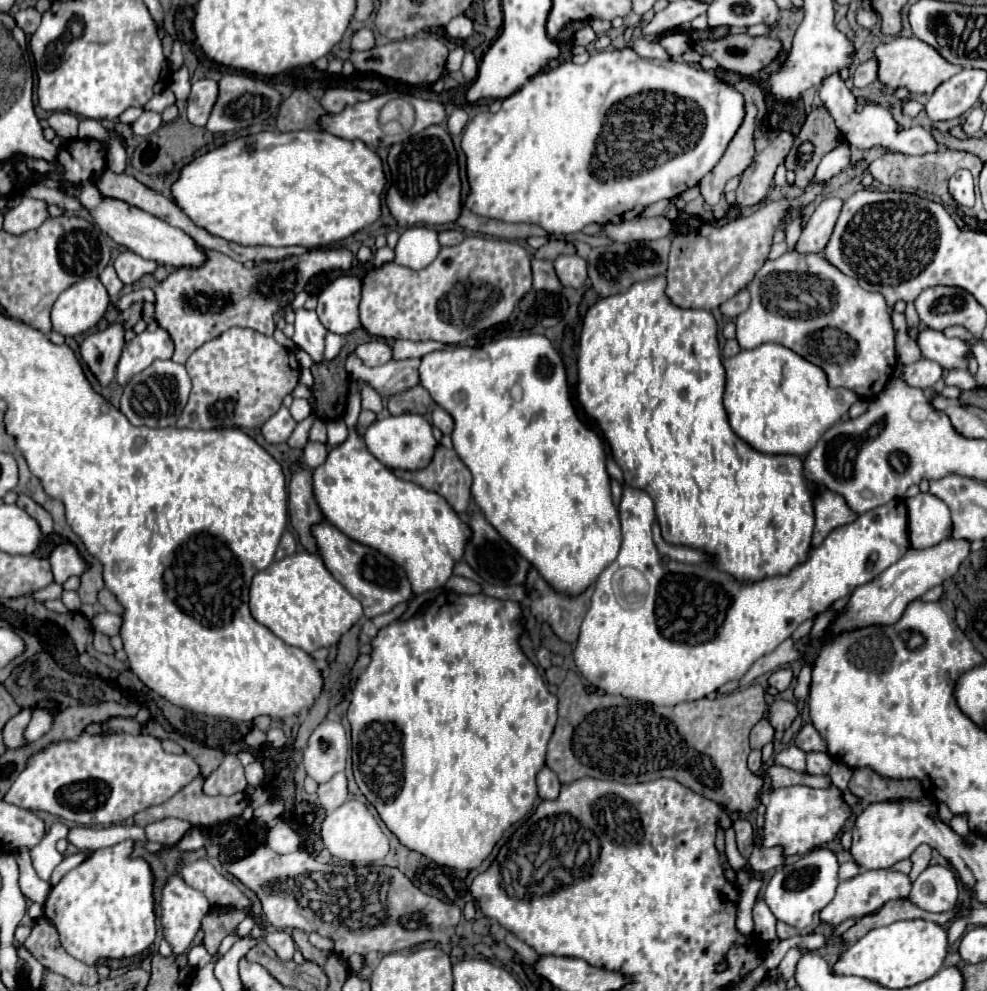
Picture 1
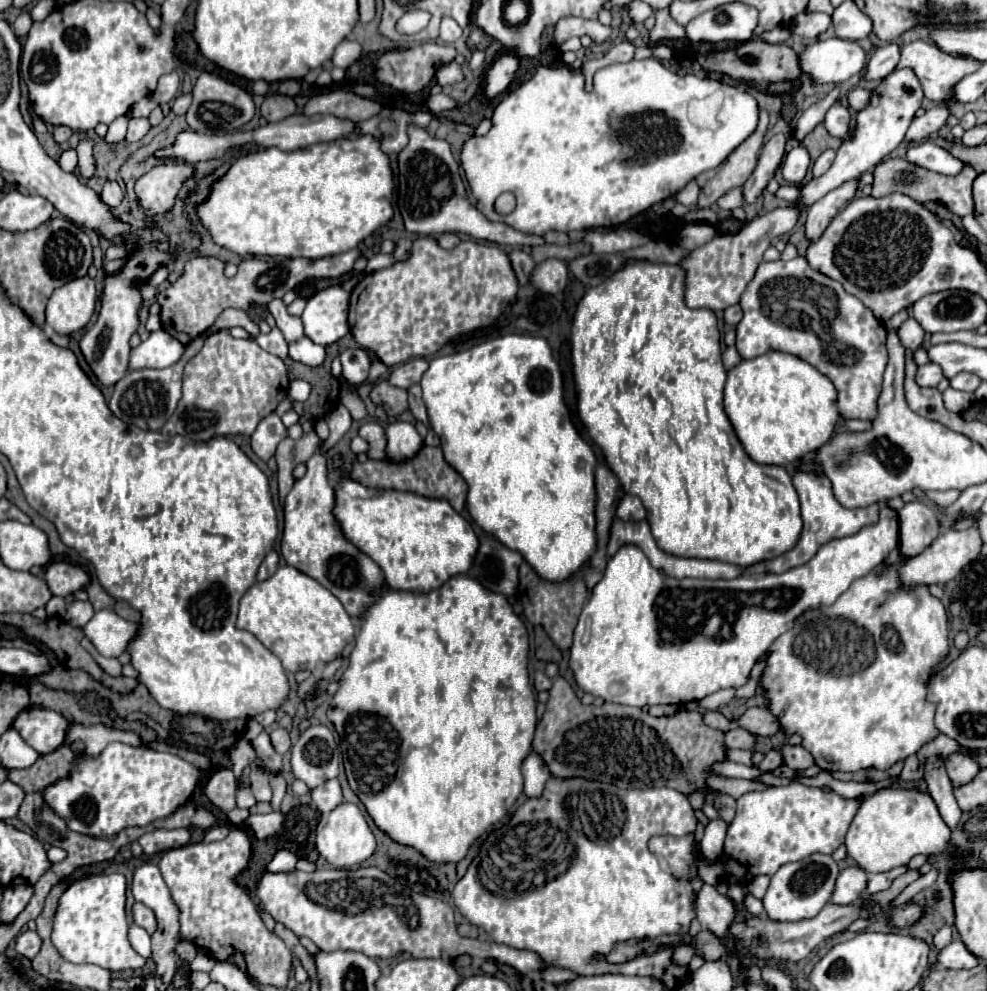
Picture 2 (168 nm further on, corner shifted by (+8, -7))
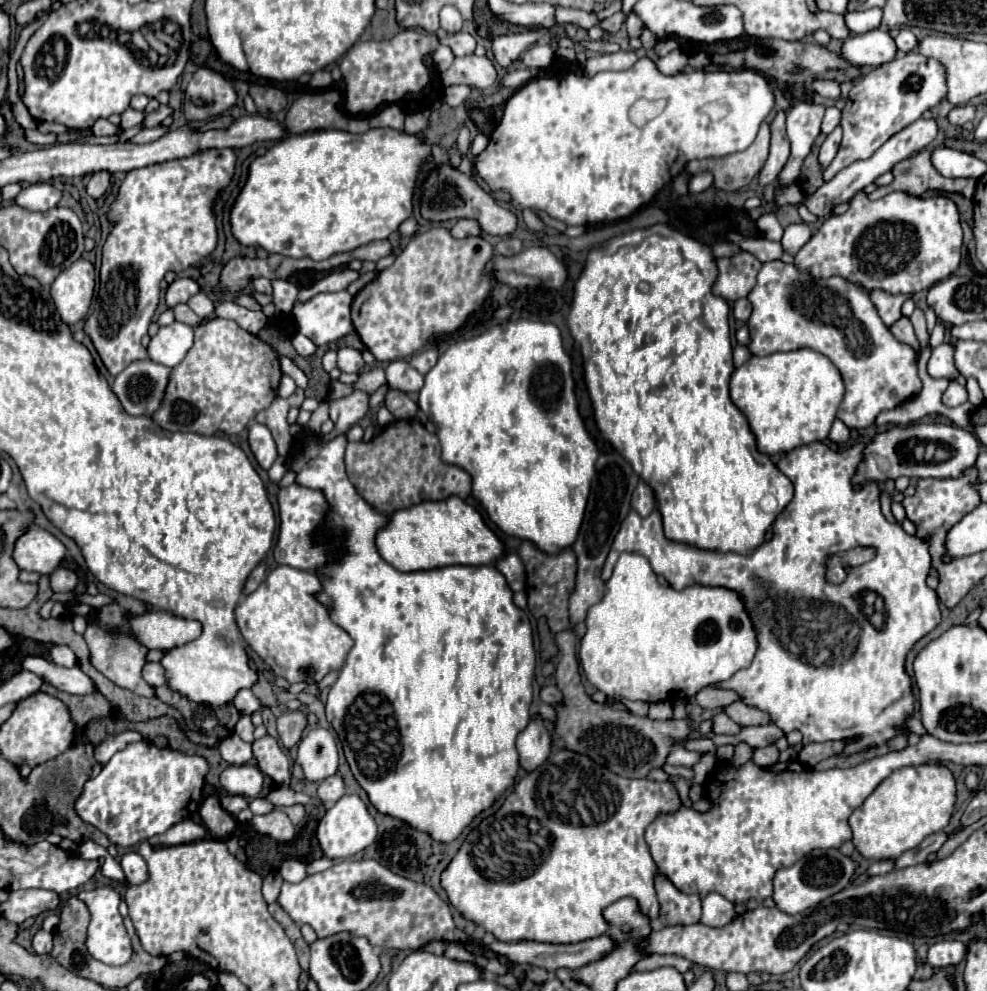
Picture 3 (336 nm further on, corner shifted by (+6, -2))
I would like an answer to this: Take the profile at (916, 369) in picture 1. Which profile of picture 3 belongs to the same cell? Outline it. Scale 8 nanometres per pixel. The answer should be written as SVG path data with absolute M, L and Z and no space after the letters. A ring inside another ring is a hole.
M943 342L941 346L933 348L931 358L929 358L929 366L927 372L933 378L947 378L947 380L957 380L959 372L955 368L955 360L953 360L955 348L951 342Z

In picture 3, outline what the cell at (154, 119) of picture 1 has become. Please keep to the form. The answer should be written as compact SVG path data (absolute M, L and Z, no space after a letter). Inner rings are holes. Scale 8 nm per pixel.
M127 108L123 114L121 114L121 128L133 128L133 126L139 126L143 122L143 112L137 112L133 108Z

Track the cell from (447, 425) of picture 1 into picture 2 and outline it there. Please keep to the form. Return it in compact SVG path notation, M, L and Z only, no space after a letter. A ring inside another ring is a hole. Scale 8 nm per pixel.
M413 385L407 393L409 393L409 409L411 409L413 417L415 417L417 421L421 421L427 429L431 429L429 415L427 415L427 407L425 407L425 403L423 403L423 399L421 399L421 389L419 389L419 385Z

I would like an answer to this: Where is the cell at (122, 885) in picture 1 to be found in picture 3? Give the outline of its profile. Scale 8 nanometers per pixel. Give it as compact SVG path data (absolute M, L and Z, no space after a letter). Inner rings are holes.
M97 886L93 890L79 892L77 898L85 900L89 906L89 912L91 912L91 924L89 924L89 934L87 934L89 954L103 964L113 964L113 966L125 964L131 958L131 940L129 940L127 930L123 926L123 918L117 910L121 896L109 886Z

